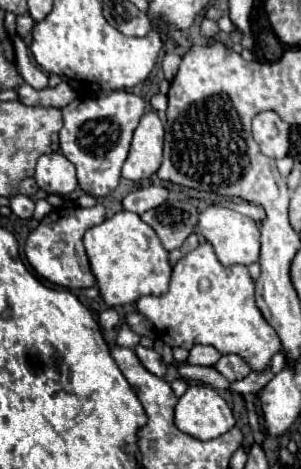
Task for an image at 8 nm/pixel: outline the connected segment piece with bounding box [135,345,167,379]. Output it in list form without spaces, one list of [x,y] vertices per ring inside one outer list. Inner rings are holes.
[[[141,345],[135,347],[135,353],[137,353],[139,361],[145,365],[147,371],[151,371],[153,375],[157,375],[157,377],[161,377],[161,379],[165,377],[165,373],[167,373],[167,363],[161,359],[159,353],[155,353],[153,349],[145,349],[145,347],[141,347]]]

